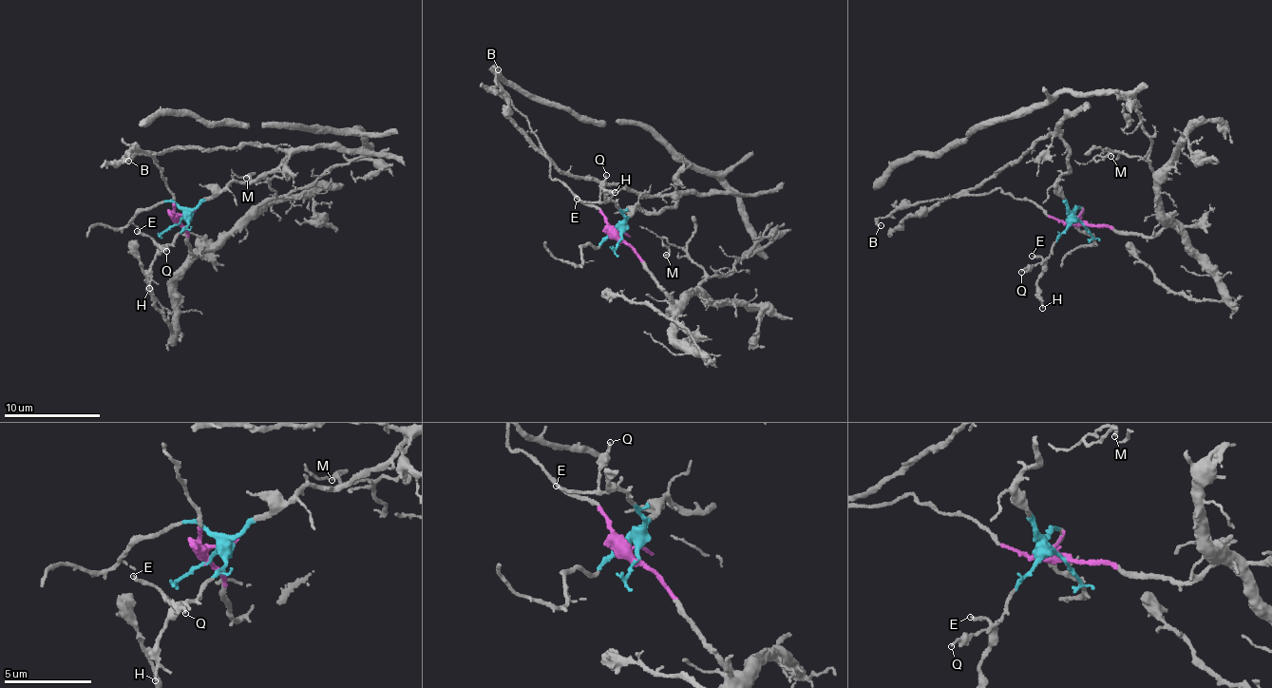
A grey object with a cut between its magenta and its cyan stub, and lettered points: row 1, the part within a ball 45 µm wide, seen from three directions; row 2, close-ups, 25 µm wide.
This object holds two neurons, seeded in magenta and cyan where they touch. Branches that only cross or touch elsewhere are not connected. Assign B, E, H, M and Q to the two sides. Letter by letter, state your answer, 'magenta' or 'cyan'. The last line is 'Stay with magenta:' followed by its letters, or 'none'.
B: magenta
E: cyan
H: cyan
M: magenta
Q: cyan
Stay with magenta: B, M

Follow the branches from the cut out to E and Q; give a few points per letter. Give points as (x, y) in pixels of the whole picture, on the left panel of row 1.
E: (180, 220), (184, 218), (186, 224), (169, 244), (155, 243), (148, 236), (136, 231)
Q: (180, 220), (184, 218), (182, 231), (169, 244), (158, 248), (159, 244), (165, 252)

